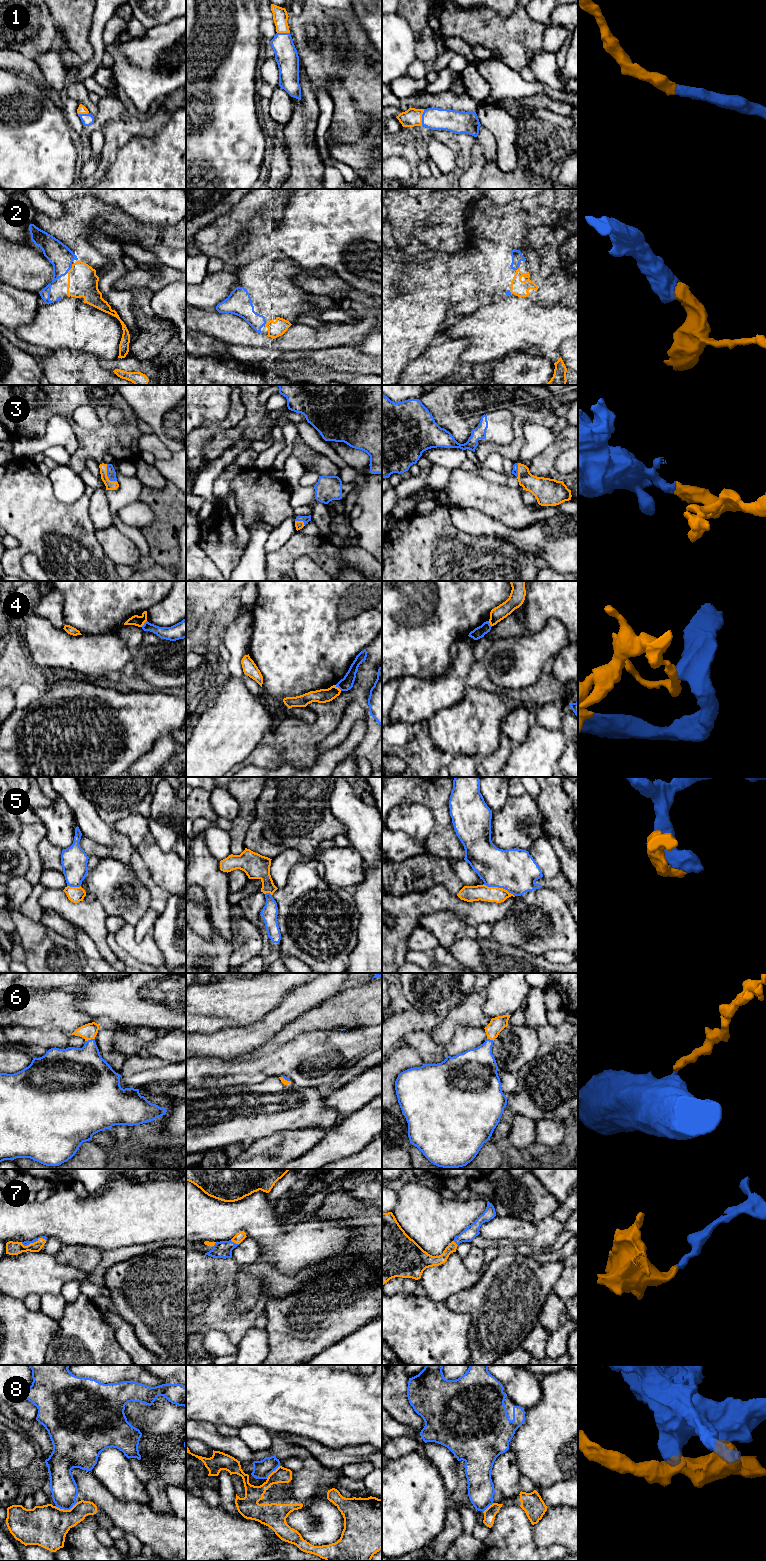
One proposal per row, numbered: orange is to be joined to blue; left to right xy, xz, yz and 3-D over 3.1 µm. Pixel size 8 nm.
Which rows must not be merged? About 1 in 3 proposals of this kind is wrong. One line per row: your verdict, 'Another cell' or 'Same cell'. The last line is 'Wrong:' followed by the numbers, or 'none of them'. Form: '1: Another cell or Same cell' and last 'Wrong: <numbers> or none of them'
1: Same cell
2: Same cell
3: Same cell
4: Another cell
5: Another cell
6: Same cell
7: Same cell
8: Another cell
Wrong: 4, 5, 8

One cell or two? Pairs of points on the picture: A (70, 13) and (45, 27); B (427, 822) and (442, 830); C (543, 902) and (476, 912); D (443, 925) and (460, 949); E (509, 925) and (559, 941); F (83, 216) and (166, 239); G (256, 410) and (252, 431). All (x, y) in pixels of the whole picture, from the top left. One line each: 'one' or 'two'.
A: two
B: two
C: two
D: two
E: one
F: one
G: one

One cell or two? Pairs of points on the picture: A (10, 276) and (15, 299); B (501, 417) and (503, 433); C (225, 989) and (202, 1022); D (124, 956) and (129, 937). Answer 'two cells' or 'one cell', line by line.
A: two cells
B: one cell
C: one cell
D: two cells

